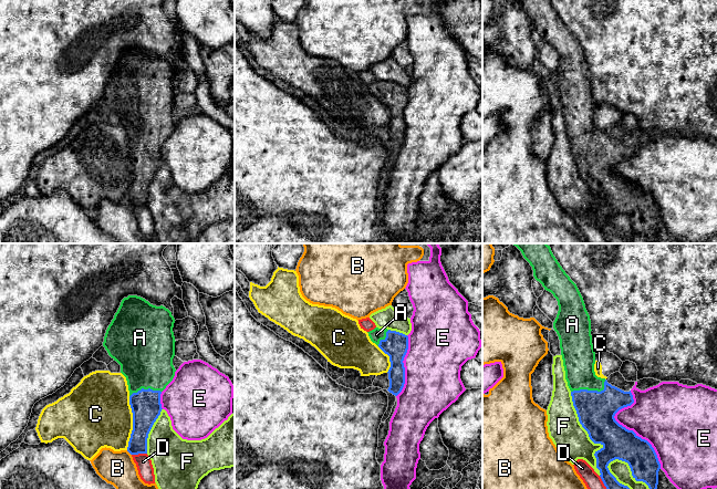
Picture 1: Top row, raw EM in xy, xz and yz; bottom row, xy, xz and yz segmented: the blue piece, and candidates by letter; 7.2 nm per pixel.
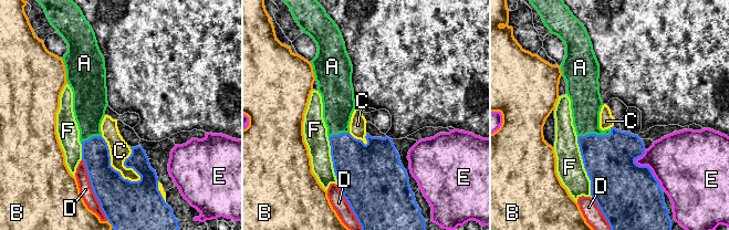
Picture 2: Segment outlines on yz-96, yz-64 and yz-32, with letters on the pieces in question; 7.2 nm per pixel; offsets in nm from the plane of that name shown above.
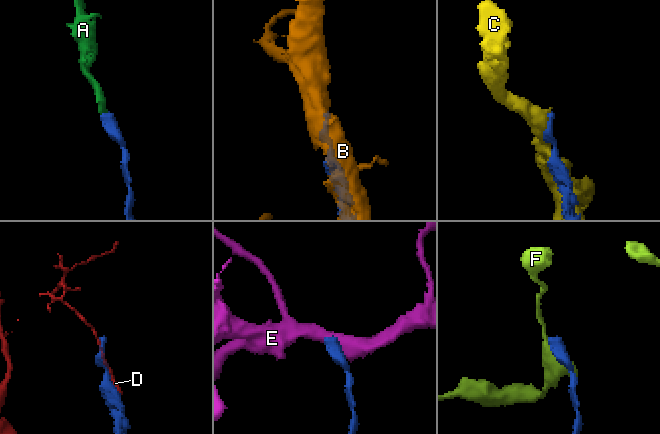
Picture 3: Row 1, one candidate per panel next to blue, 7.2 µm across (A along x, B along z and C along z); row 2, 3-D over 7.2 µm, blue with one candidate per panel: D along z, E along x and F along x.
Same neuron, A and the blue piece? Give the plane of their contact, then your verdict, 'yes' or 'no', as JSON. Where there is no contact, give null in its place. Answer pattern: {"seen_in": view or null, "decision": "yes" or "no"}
{"seen_in": "yz", "decision": "yes"}

